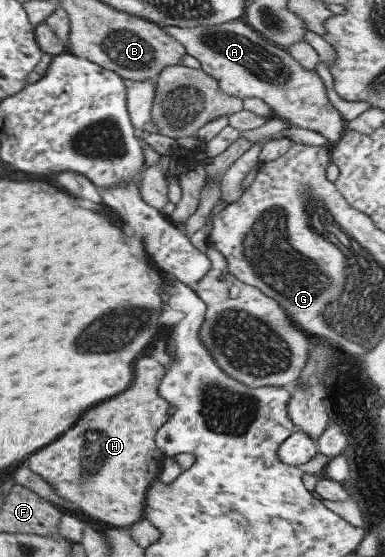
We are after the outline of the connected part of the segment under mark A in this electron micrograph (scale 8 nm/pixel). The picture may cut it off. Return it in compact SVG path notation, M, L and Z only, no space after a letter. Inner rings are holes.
M242 19L222 24L194 27L159 25L168 36L178 42L186 54L195 58L200 69L214 77L218 87L240 100L250 97L260 99L270 107L272 117L277 117L306 130L312 130L334 145L343 135L342 117L332 107L326 96L323 82L315 71L310 72L290 54L260 37Z

